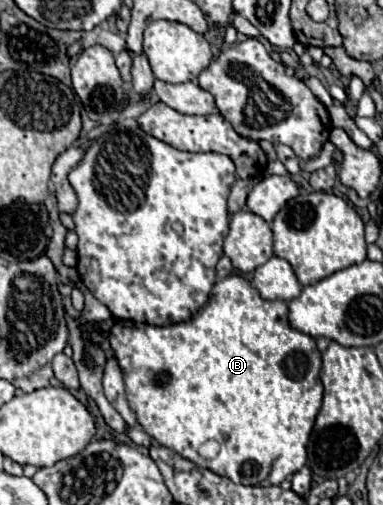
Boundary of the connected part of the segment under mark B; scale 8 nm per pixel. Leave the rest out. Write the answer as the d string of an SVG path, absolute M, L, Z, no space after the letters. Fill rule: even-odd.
M231 274L229 278L223 278L221 282L215 284L215 290L209 298L209 302L201 308L201 312L197 316L193 316L191 320L179 322L179 324L171 324L171 326L151 326L151 324L135 324L129 320L117 320L115 326L111 328L111 336L109 336L111 348L115 352L115 358L121 366L123 372L123 380L125 380L125 392L127 392L127 402L129 408L135 412L137 416L137 424L141 424L141 428L161 446L181 454L183 458L191 460L197 466L205 466L209 470L213 470L219 476L225 476L233 482L239 484L261 484L261 486L271 486L271 484L281 484L287 476L295 474L297 470L303 468L305 460L307 460L307 440L315 422L315 416L321 408L321 398L323 398L323 384L319 378L319 370L321 370L321 352L315 346L315 340L299 330L293 330L287 322L287 304L281 300L263 300L257 292L257 288L253 288L245 278L241 278L239 274ZM209 440L215 440L221 444L217 456L213 460L203 460L199 456L200 447Z

